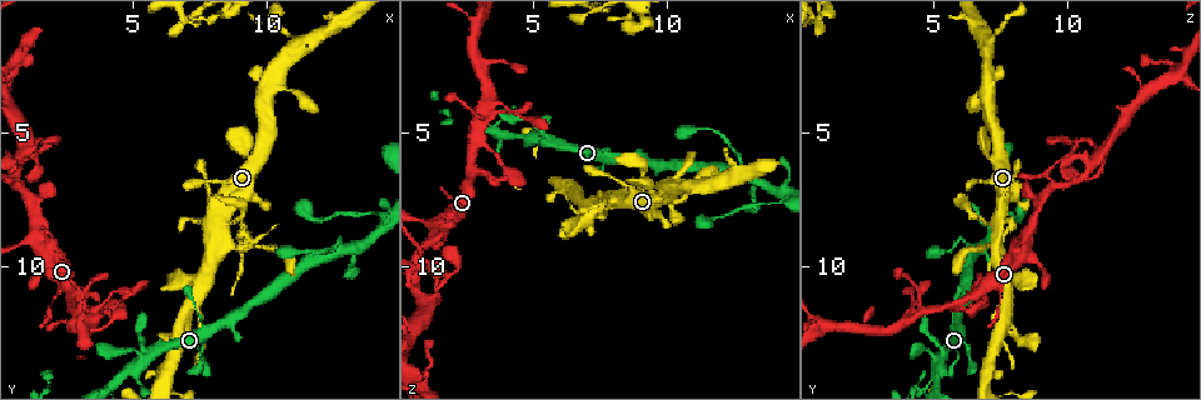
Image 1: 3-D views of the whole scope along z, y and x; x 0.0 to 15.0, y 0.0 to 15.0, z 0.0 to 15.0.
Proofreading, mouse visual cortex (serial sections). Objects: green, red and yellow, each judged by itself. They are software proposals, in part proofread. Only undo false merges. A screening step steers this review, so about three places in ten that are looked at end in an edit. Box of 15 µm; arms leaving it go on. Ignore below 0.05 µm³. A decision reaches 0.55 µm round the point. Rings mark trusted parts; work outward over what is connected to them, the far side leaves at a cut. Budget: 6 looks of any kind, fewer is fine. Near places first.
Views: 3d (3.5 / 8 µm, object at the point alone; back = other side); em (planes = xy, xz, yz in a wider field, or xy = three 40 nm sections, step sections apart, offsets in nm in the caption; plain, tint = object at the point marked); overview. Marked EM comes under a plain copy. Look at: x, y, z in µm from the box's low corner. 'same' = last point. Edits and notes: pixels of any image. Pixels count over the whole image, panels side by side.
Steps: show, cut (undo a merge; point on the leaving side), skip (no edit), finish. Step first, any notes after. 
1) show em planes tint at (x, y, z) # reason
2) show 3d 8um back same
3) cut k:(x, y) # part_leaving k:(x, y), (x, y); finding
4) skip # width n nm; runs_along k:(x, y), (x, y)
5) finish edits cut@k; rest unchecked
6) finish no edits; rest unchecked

show 3d 8um at (7.3, 11.4, 7.8)

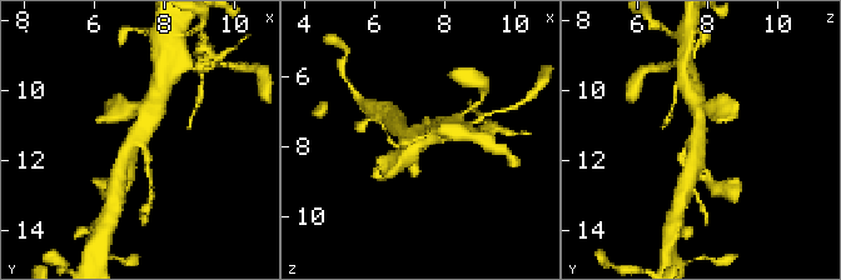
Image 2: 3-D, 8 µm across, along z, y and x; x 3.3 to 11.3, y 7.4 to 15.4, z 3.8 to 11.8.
show 3d 3.5um back at (7.3, 11.4, 7.8) # closer look

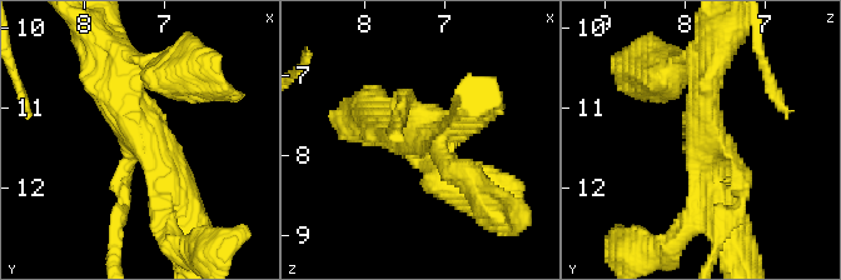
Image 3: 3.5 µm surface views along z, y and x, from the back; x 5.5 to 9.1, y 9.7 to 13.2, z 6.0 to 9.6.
show em xy step 2 tint at (7.20, 11.40, 7.75) # arms 3; arm_widths 200, 400, 400 nm

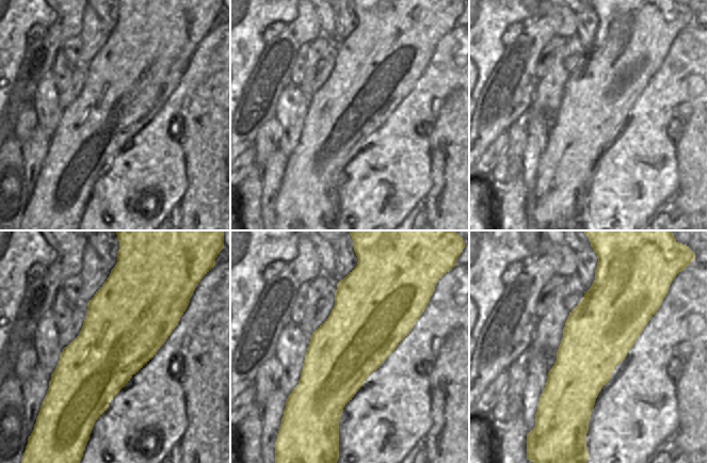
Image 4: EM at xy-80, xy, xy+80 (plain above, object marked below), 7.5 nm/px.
skip # runs_along 3:(119, 63), (127, 109), (184, 209); one cell here

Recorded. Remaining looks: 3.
show 3d 3.5um at (6.1, 14.2, 6.9) # arms part here

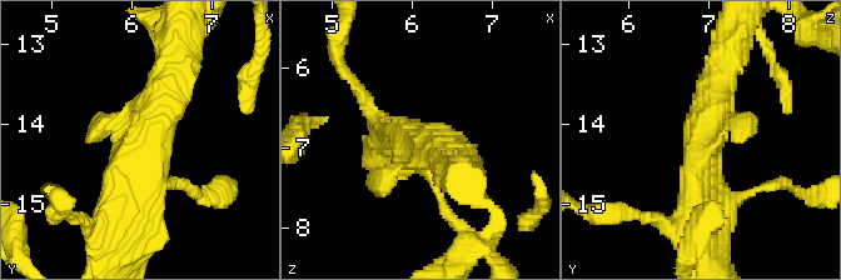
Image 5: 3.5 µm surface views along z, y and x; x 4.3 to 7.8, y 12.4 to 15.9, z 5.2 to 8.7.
show em xy step 1 tint at (6.20, 14.20, 6.90)

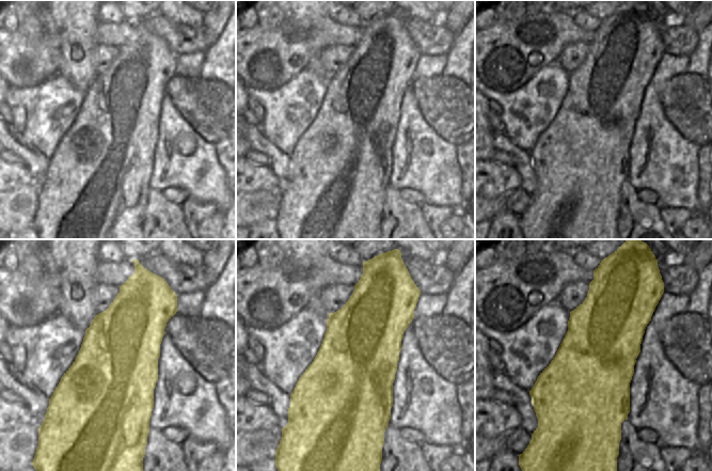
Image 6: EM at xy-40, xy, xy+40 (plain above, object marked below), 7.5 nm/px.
skip # width 700 nm; runs_along 5:(172, 69), (145, 143), (149, 200); one cell here

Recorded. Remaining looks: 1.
finish no edits; rest unchecked

